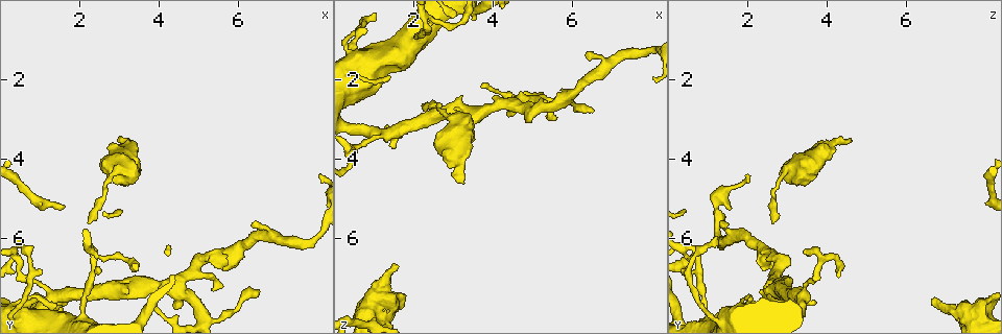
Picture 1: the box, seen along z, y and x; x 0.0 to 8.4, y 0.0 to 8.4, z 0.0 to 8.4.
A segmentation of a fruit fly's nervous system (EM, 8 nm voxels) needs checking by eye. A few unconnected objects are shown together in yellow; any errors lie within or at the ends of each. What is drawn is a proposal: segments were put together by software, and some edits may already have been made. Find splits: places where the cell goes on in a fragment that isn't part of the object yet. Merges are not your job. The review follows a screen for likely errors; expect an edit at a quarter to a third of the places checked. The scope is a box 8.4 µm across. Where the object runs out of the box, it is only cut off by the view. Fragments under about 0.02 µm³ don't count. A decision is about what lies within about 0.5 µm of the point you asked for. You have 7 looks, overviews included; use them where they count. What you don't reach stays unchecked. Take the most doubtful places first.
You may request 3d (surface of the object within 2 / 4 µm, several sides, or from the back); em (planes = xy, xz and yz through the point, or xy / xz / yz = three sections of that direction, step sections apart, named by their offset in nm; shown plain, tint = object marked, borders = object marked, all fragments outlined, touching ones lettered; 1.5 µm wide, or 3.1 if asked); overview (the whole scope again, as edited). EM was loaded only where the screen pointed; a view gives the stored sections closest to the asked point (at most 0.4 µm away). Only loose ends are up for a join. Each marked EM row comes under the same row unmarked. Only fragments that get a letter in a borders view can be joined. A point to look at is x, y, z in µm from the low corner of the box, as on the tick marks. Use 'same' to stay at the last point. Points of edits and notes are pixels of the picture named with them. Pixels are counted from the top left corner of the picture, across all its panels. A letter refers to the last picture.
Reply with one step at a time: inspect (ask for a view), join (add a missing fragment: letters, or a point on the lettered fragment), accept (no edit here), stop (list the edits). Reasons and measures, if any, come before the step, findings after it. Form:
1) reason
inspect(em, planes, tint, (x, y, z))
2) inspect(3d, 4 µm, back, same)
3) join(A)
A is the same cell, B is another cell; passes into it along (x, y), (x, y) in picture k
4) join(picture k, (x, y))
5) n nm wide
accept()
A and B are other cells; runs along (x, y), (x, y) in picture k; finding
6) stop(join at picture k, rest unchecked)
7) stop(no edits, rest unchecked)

free end
inspect(3d, 4 µm, (1.65, 7.50, 6.75))

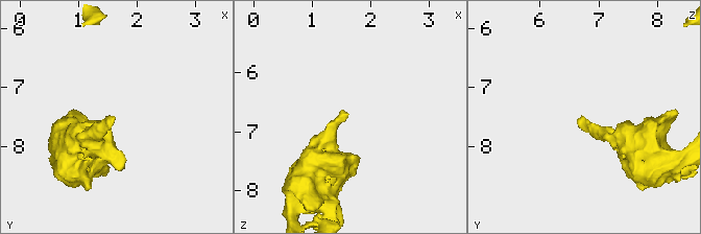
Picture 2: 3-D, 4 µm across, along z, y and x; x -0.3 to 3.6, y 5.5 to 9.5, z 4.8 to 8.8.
inspect(em, xz, step 4, borders, (1.60, 7.50, 6.70))

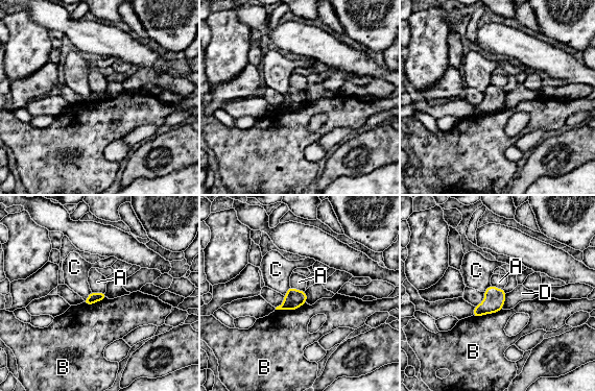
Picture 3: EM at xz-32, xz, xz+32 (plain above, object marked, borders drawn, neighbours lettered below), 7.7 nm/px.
accept()
A, B, C and D are other cells; border along (91, 290), (97, 293), (104, 293) in picture 3; no lettered fragment goes on from it

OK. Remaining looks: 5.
free end
inspect(3d, 4 µm, (3.20, 3.50, 4.60))

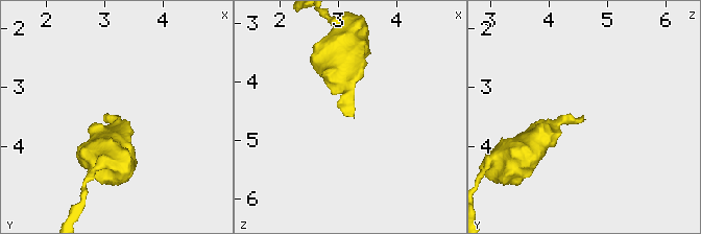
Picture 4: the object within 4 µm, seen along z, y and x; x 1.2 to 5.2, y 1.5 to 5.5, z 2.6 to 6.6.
inspect(em, xz, step 4, borders, (3.20, 3.50, 4.55))

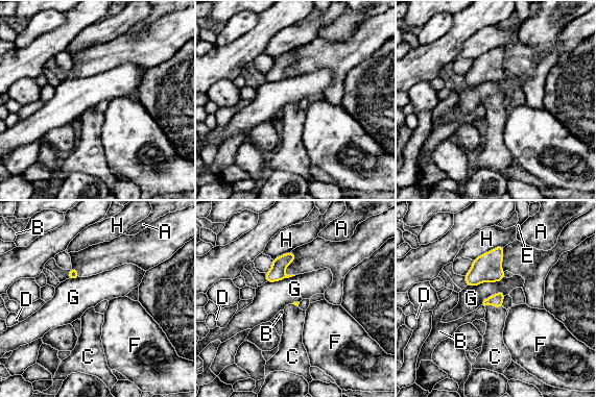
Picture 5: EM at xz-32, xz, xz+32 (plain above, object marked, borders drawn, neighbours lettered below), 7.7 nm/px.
join(C)
C is the same cell, A, B, D, E, F, G and H are other cells; passes into it along (496, 300), (494, 305), (495, 318) in picture 5; the cell continues

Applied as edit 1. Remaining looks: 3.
redraw
inspect(overview)

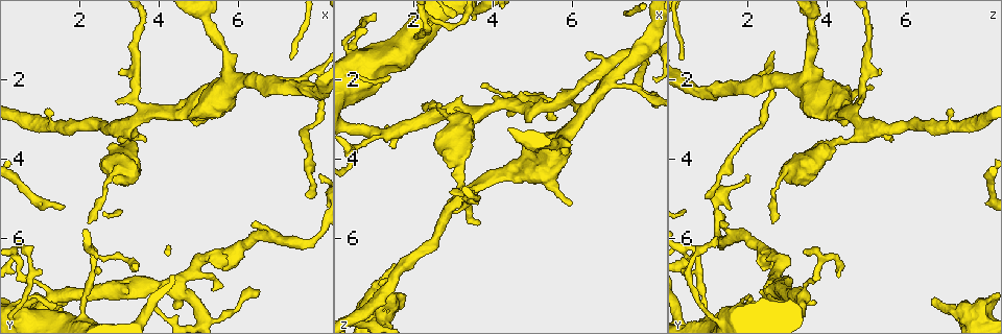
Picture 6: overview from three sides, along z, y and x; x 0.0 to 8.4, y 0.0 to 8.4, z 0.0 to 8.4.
branch stops here
inspect(em, xz, step 8, tint, (2.20, 5.55, 2.60))

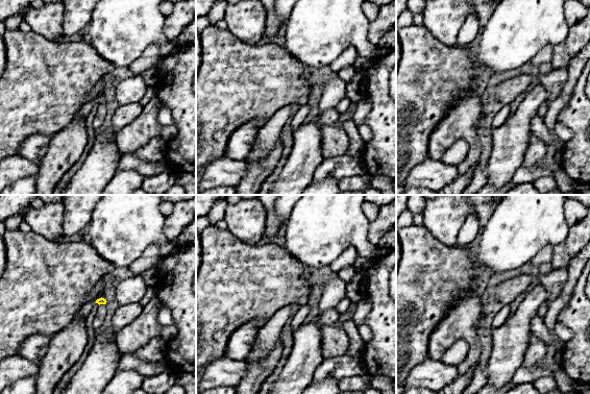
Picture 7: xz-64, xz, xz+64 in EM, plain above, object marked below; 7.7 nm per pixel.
another direction
inspect(em, planes, borders, same)

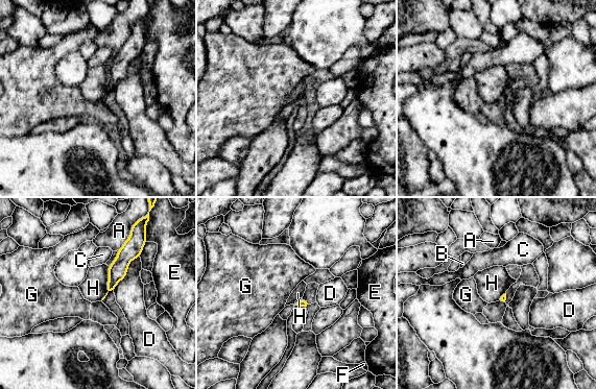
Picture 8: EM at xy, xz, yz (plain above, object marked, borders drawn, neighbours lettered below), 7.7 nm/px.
accept()
A, B, C, D, E, F, G and H are other cells; none of them fits

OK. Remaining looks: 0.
stop(join at picture 5, rest unchecked)

